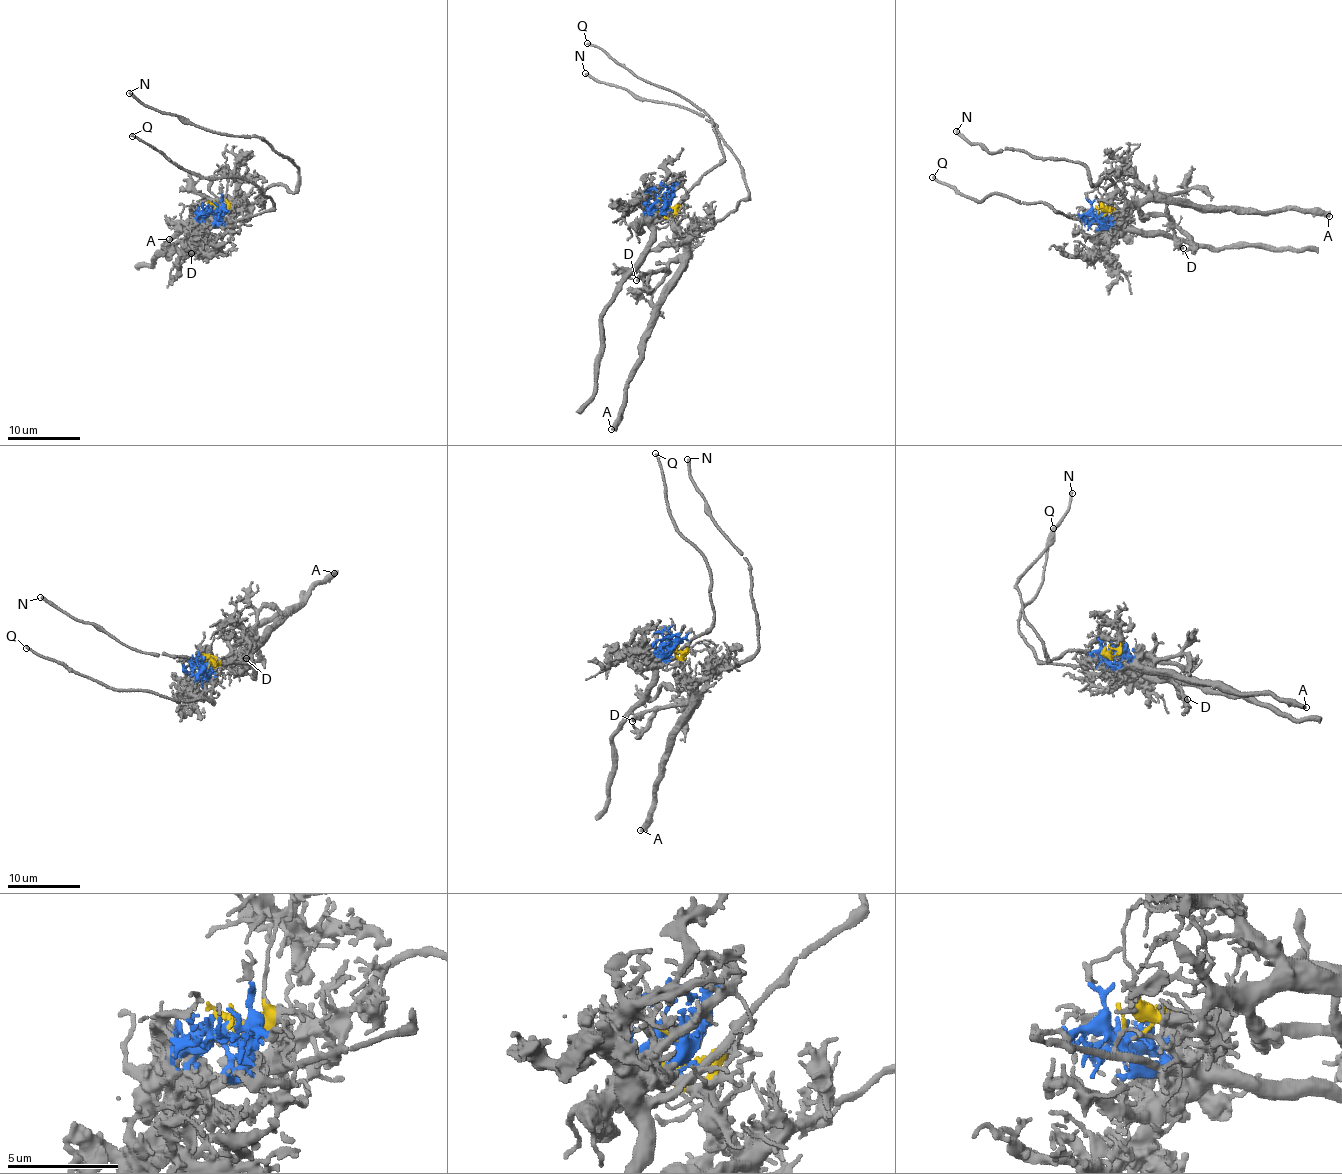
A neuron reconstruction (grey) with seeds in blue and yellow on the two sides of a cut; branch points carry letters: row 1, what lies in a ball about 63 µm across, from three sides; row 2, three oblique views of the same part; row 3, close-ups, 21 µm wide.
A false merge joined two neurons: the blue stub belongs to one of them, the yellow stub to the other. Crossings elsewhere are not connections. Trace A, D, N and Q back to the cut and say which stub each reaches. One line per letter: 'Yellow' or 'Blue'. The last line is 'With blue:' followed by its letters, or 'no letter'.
A: Yellow
D: Yellow
N: Yellow
Q: Blue
With blue: Q

